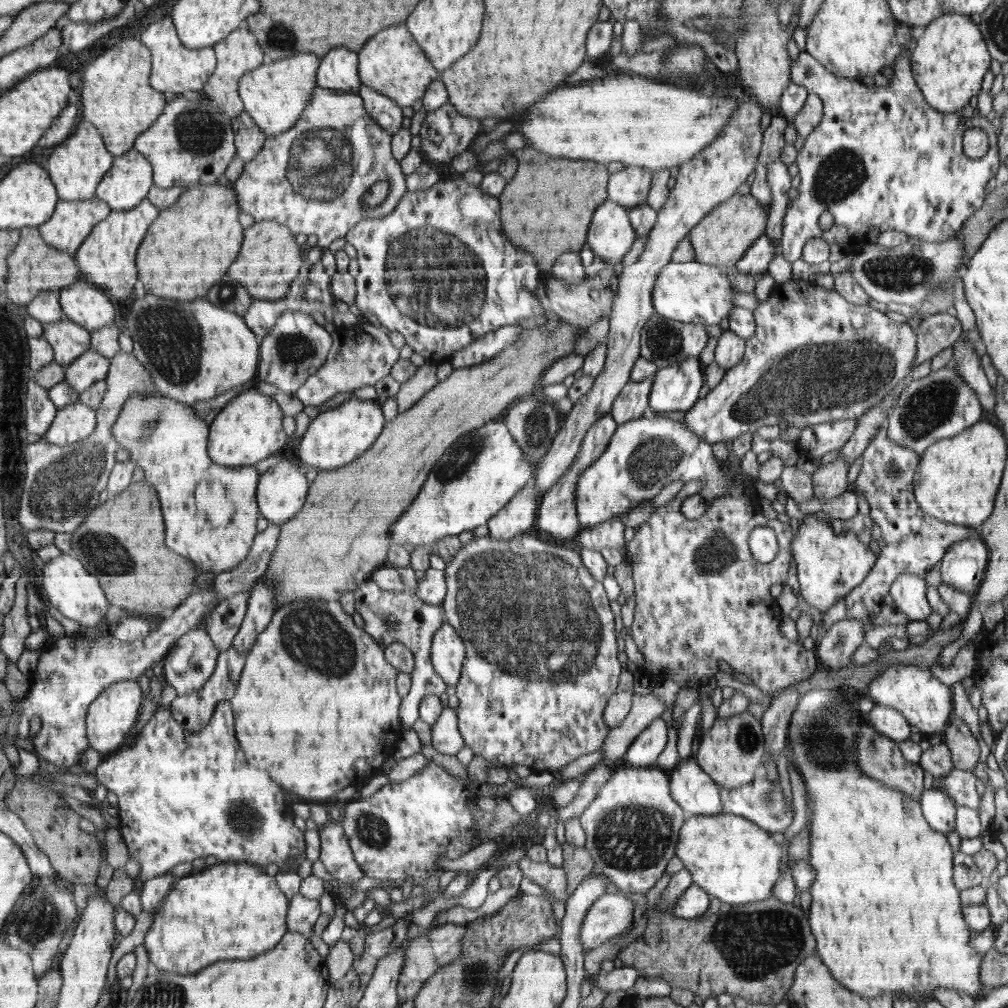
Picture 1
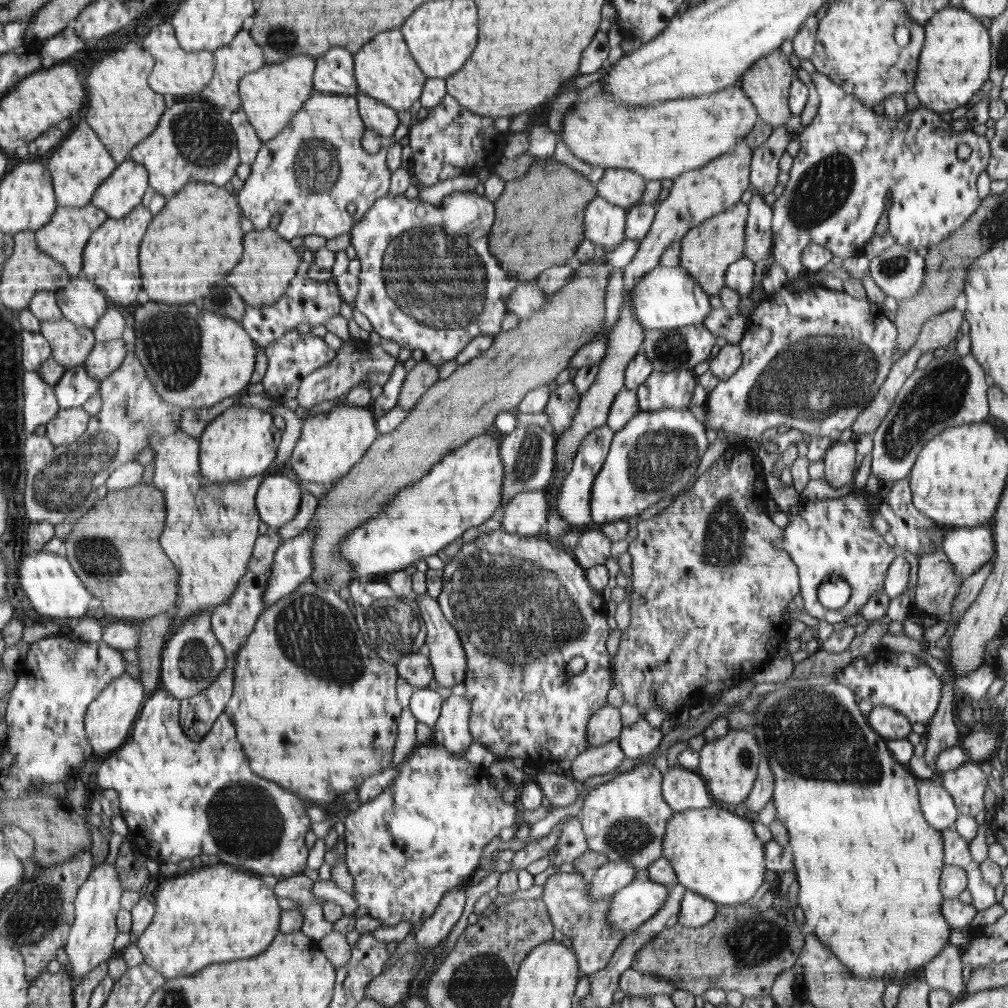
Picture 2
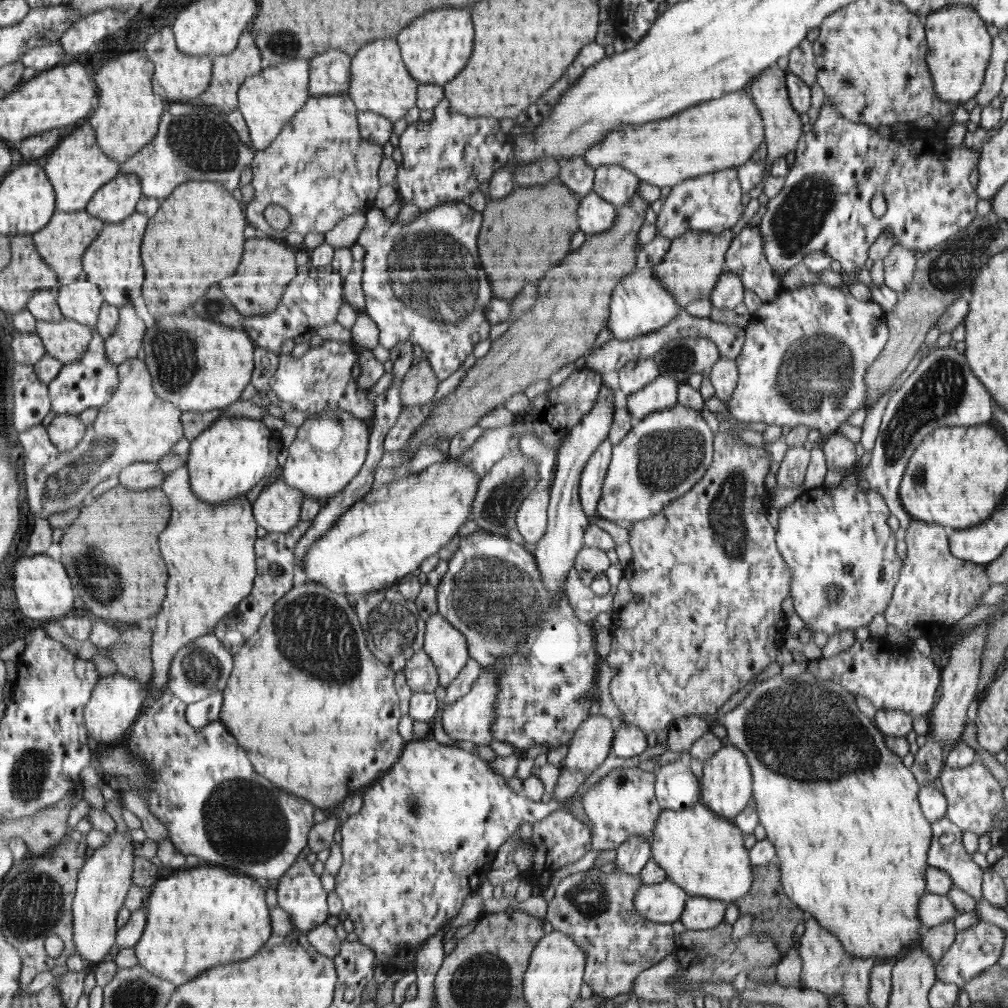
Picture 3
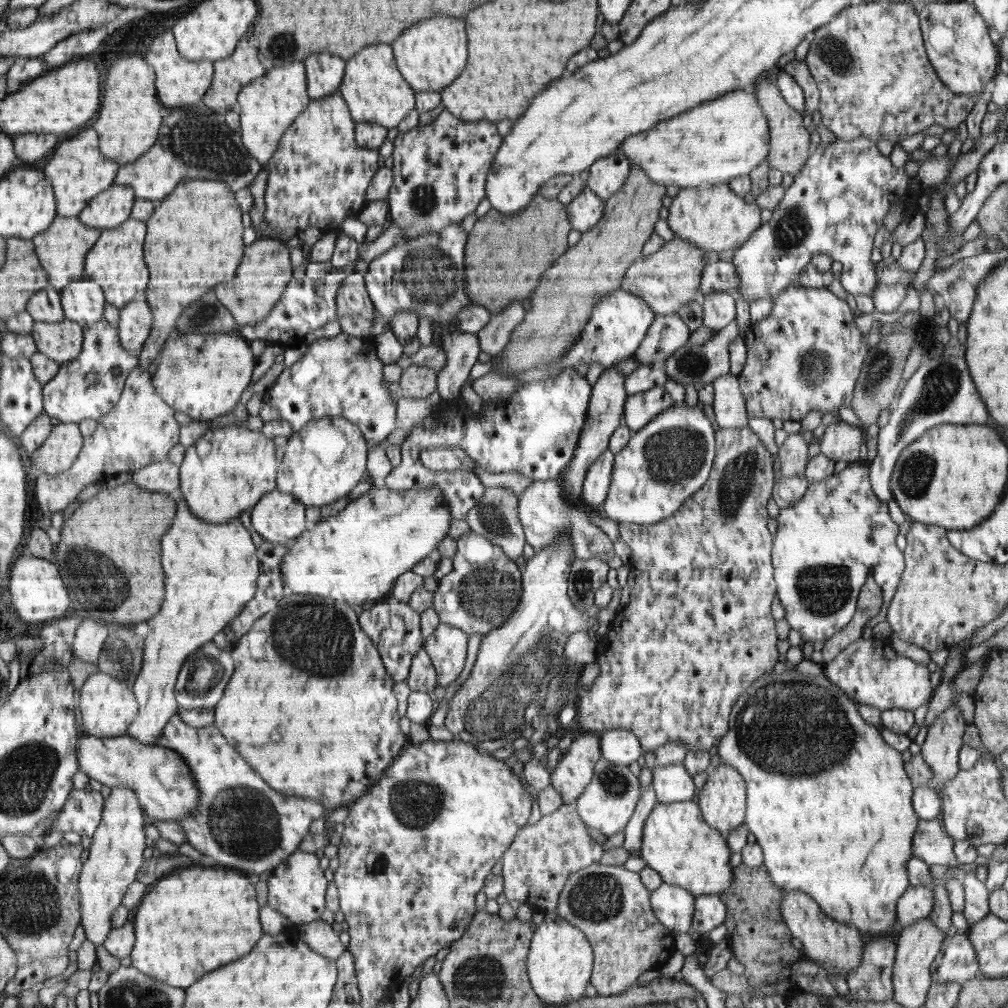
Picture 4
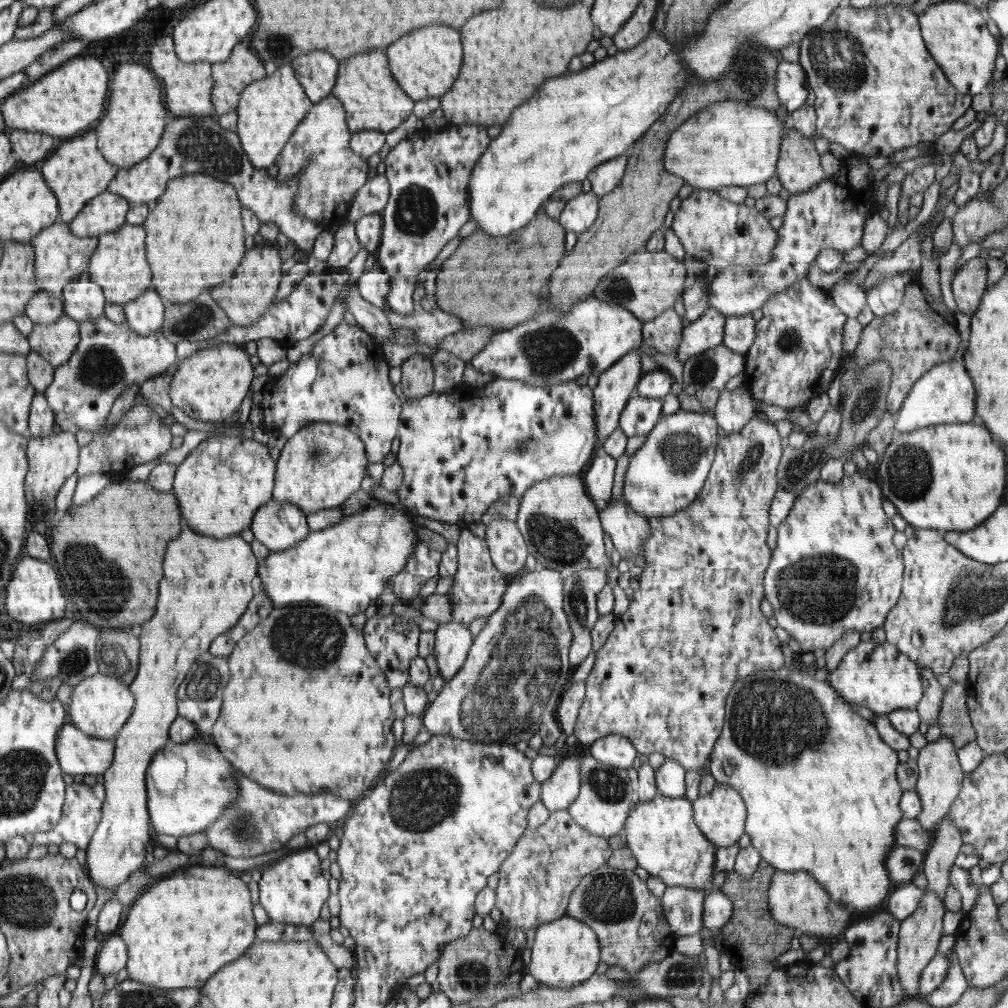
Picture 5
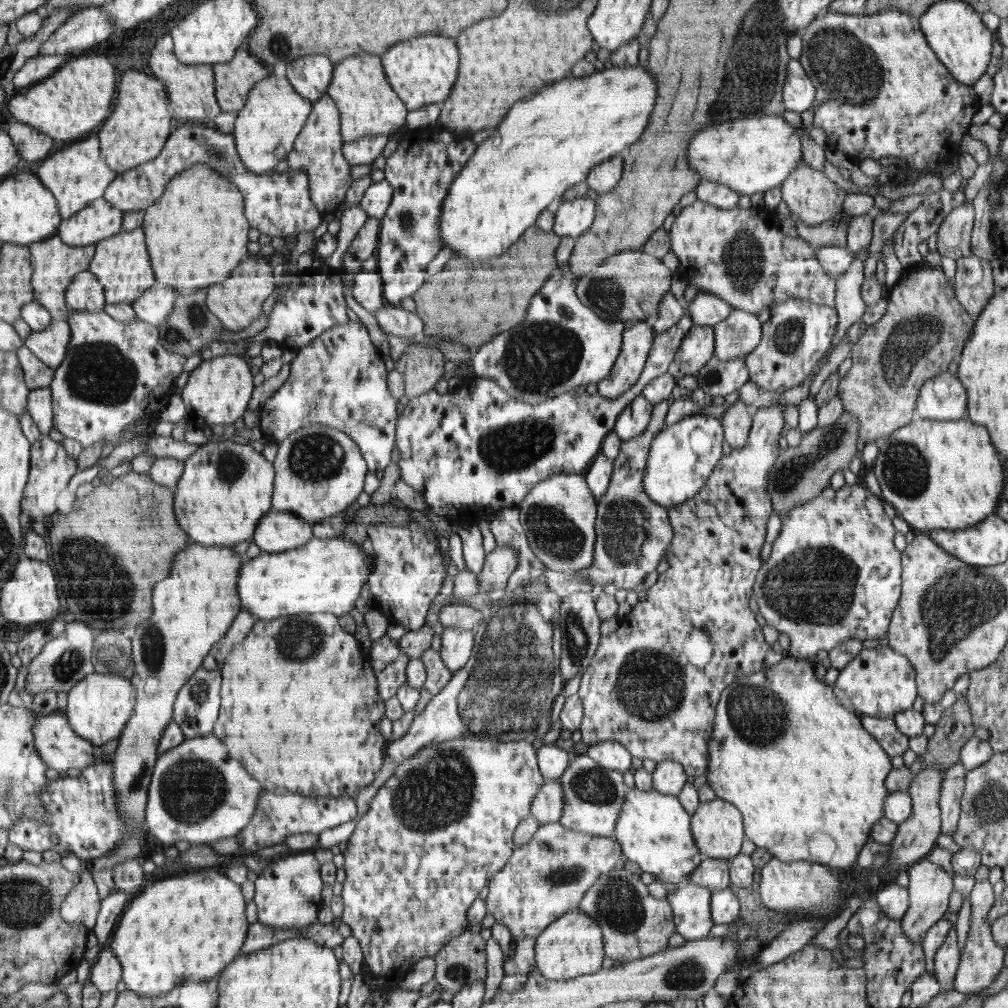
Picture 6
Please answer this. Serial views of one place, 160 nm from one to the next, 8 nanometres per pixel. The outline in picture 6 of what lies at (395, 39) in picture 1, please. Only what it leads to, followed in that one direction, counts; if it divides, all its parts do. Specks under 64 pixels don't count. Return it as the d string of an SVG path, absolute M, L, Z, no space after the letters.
M360 54L338 62L328 94L338 105L344 142L354 142L368 134L390 135L407 124L410 112L403 99L391 87L378 56Z

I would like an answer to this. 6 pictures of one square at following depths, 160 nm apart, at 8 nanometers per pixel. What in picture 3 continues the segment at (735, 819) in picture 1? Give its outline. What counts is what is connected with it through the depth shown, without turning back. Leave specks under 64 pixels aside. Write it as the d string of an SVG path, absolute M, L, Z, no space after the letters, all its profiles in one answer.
M701 802L694 807L684 810L663 809L654 830L654 839L651 840L651 854L653 859L666 873L667 880L683 888L689 897L701 896L722 902L730 903L743 897L752 886L753 872L750 851L744 847L744 834L738 825L711 811Z

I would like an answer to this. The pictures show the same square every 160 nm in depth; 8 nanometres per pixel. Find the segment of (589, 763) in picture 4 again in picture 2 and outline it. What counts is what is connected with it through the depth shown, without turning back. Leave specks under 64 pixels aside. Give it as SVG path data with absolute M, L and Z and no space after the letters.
M604 705L590 717L588 724L590 747L599 747L618 739L623 728L619 709Z

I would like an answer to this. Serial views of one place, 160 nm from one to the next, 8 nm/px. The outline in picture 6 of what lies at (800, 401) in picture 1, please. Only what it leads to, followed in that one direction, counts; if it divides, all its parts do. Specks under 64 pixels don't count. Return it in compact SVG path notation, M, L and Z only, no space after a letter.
M792 298L786 302L774 303L769 309L771 319L762 323L762 340L744 359L747 368L750 370L750 380L764 390L782 393L789 388L798 386L812 372L812 369L828 350L839 320L834 305L820 306L801 298Z

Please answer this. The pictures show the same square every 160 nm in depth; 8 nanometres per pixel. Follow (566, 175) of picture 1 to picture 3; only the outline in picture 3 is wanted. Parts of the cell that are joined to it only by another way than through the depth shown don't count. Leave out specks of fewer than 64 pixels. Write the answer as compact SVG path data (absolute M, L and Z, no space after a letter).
M559 180L530 187L516 186L504 199L489 200L478 236L482 267L490 277L494 298L512 300L524 287L538 284L546 272L572 251L571 239L579 230L580 196Z

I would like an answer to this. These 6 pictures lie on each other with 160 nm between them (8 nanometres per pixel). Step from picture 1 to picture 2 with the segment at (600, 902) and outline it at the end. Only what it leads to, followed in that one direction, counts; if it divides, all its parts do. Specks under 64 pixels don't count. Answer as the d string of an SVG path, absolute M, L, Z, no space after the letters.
M633 880L613 894L607 919L618 932L630 930L632 933L659 911L668 895L669 888L666 885L652 880Z

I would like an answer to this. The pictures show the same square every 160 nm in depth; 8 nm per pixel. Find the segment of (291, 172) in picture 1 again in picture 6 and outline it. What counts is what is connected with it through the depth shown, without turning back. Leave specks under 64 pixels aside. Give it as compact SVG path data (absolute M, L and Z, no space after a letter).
M324 95L314 103L311 115L308 116L308 128L300 131L300 140L295 140L295 147L287 156L292 169L305 170L310 180L311 200L323 214L334 214L344 202L346 192L352 184L350 176L351 163L343 155L342 118L338 105L332 97Z

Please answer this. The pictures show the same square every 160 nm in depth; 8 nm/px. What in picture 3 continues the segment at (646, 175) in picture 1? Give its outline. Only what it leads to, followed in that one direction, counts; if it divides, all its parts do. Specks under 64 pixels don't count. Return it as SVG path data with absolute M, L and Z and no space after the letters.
M603 165L595 169L593 191L617 208L638 191L642 182L635 173L620 165Z

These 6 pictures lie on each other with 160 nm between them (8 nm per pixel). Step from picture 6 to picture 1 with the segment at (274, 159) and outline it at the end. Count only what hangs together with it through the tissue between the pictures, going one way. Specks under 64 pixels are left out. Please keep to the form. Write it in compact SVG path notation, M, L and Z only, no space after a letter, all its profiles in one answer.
M296 54L286 60L272 61L244 75L244 84L239 84L239 96L244 96L244 108L253 122L266 137L279 135L295 127L303 110L318 86L318 56Z

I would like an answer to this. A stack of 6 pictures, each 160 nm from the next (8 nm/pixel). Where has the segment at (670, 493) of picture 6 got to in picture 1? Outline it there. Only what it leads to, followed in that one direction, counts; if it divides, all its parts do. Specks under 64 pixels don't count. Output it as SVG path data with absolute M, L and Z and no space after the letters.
M647 413L617 425L606 451L580 473L574 491L578 522L582 530L597 527L652 501L669 483L694 480L702 482L702 491L688 497L680 511L688 520L698 520L712 506L714 498L722 498L732 492L728 476L729 471L724 471L724 464L714 456L712 446L692 432L684 421Z

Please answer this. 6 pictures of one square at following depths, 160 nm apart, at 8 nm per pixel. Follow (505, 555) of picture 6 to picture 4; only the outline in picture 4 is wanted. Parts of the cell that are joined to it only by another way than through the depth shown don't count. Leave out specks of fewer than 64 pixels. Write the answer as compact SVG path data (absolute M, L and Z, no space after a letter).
M487 488L484 490L483 499L478 502L478 505L467 517L467 522L472 532L484 536L492 544L501 546L508 558L523 561L525 534L518 517L519 502L520 498L516 497L510 489Z

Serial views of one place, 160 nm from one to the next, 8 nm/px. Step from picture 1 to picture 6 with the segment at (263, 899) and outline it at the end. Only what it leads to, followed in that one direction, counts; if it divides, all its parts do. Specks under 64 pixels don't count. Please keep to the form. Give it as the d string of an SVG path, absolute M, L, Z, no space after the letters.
M211 868L147 883L127 903L110 951L122 965L122 982L139 996L160 997L186 978L214 978L238 958L247 942L246 904L239 884Z

